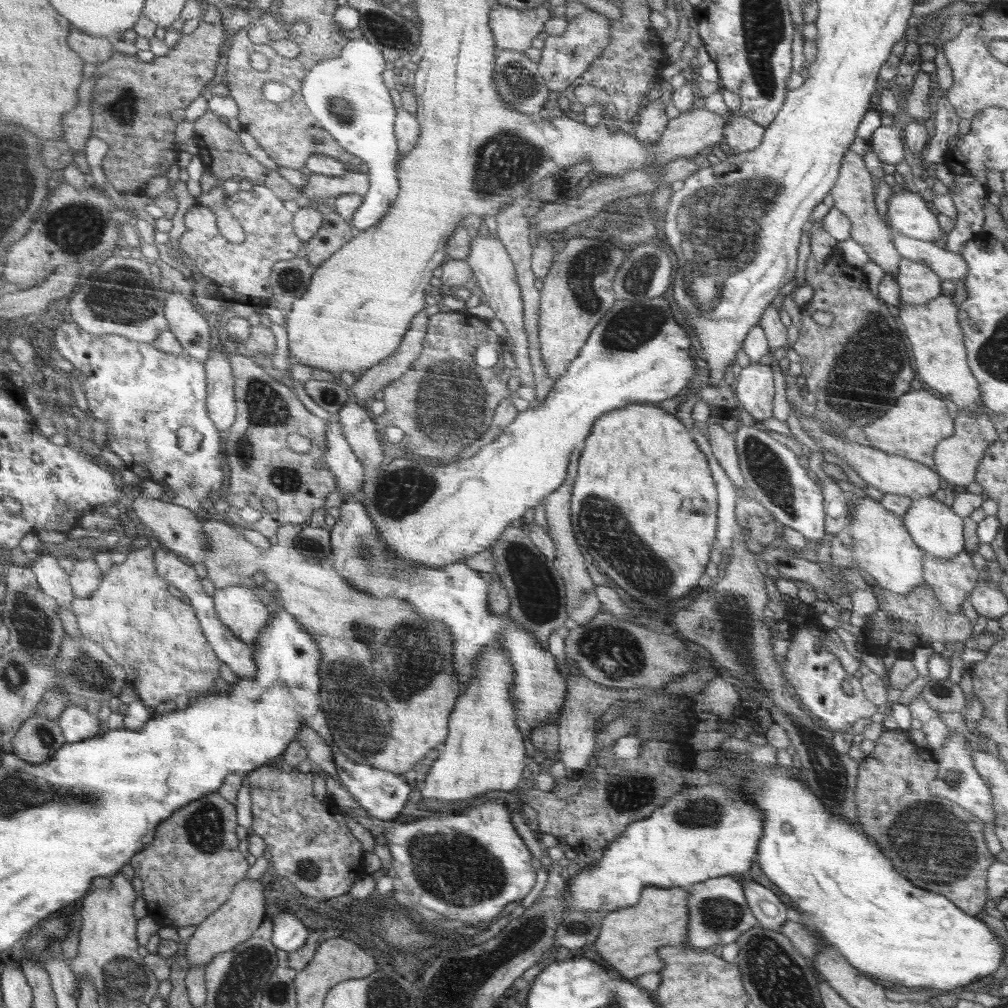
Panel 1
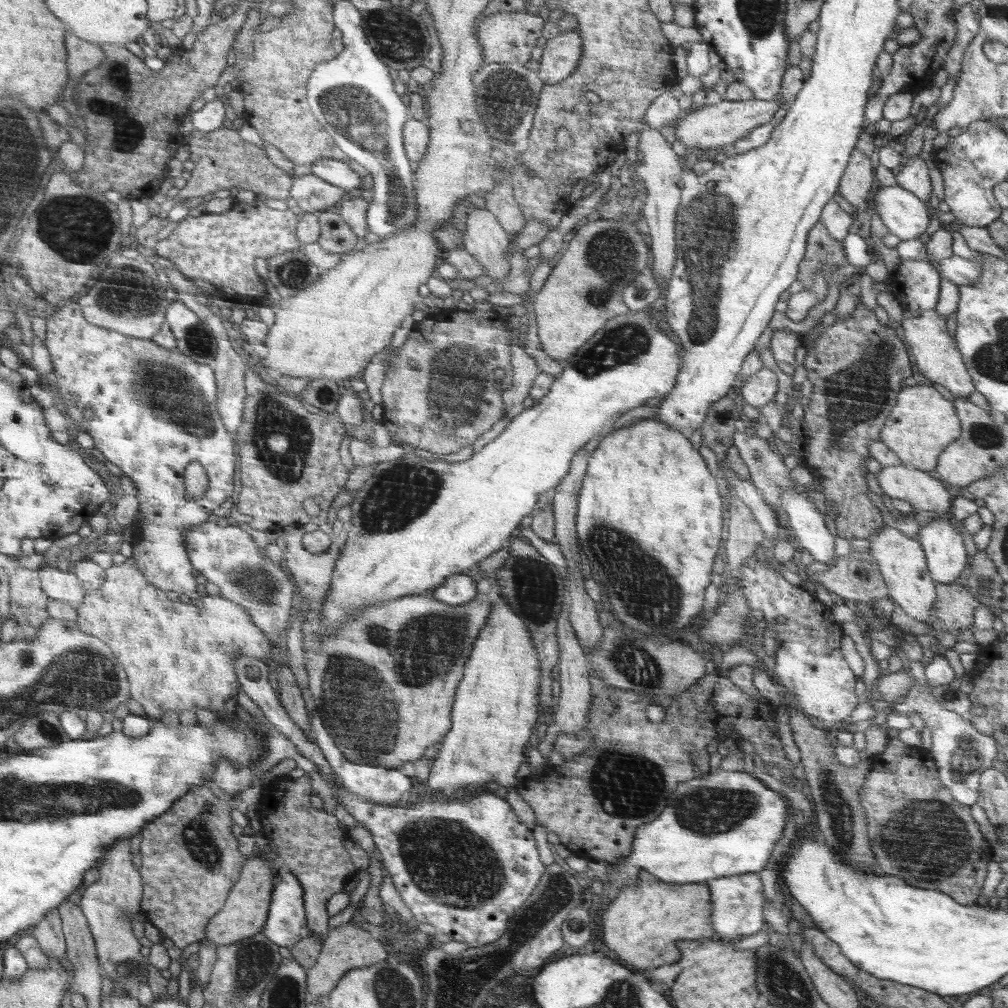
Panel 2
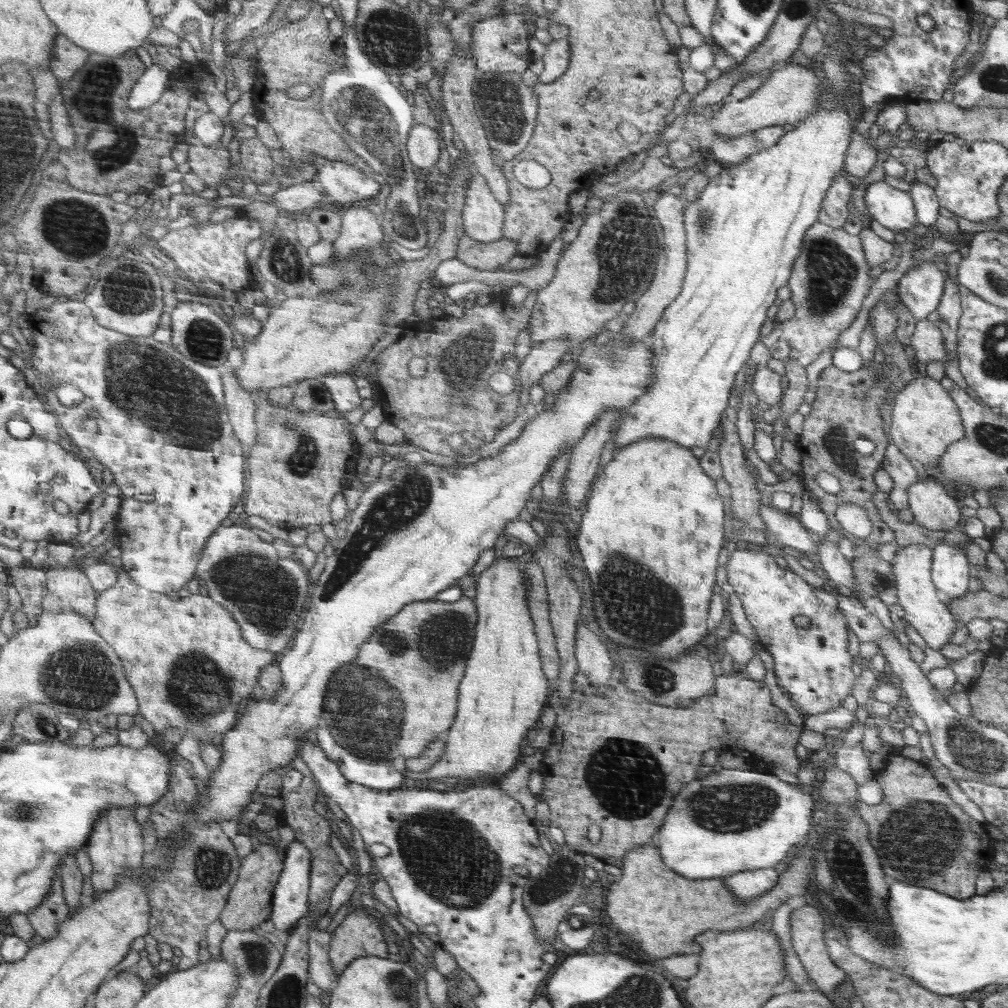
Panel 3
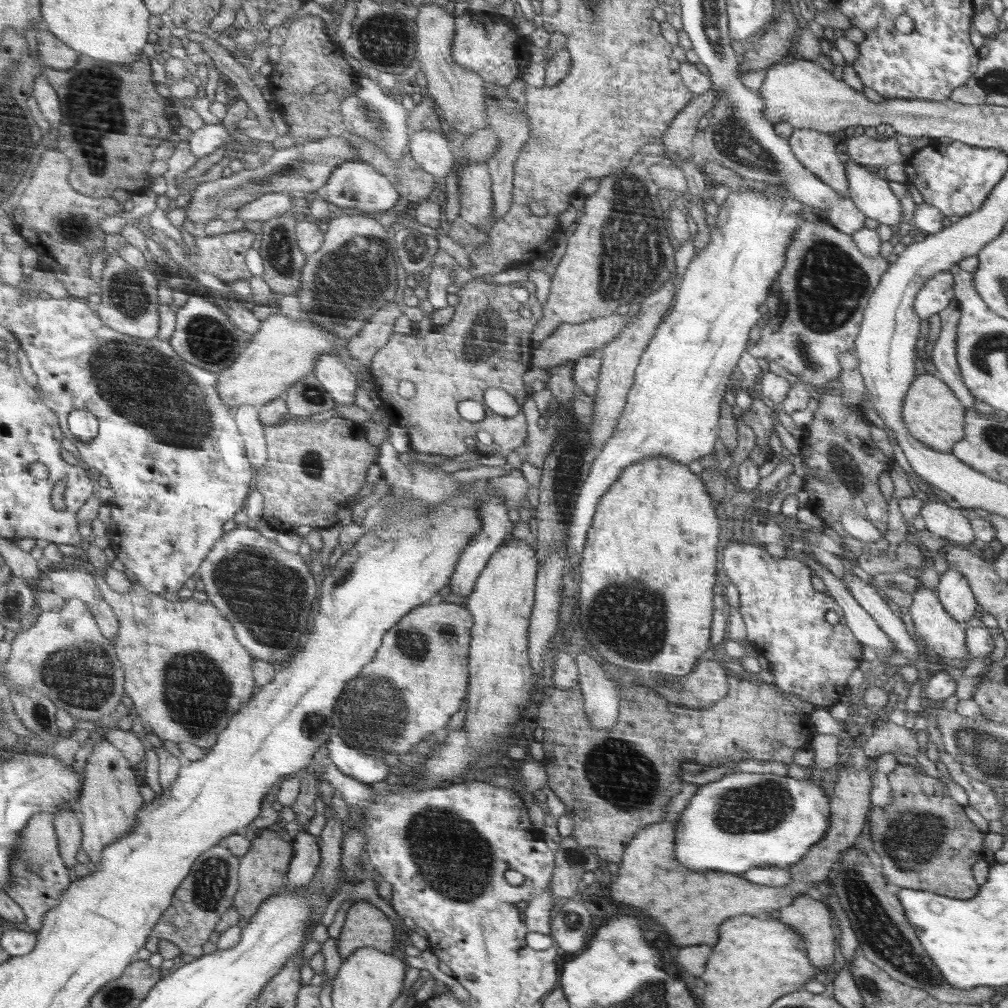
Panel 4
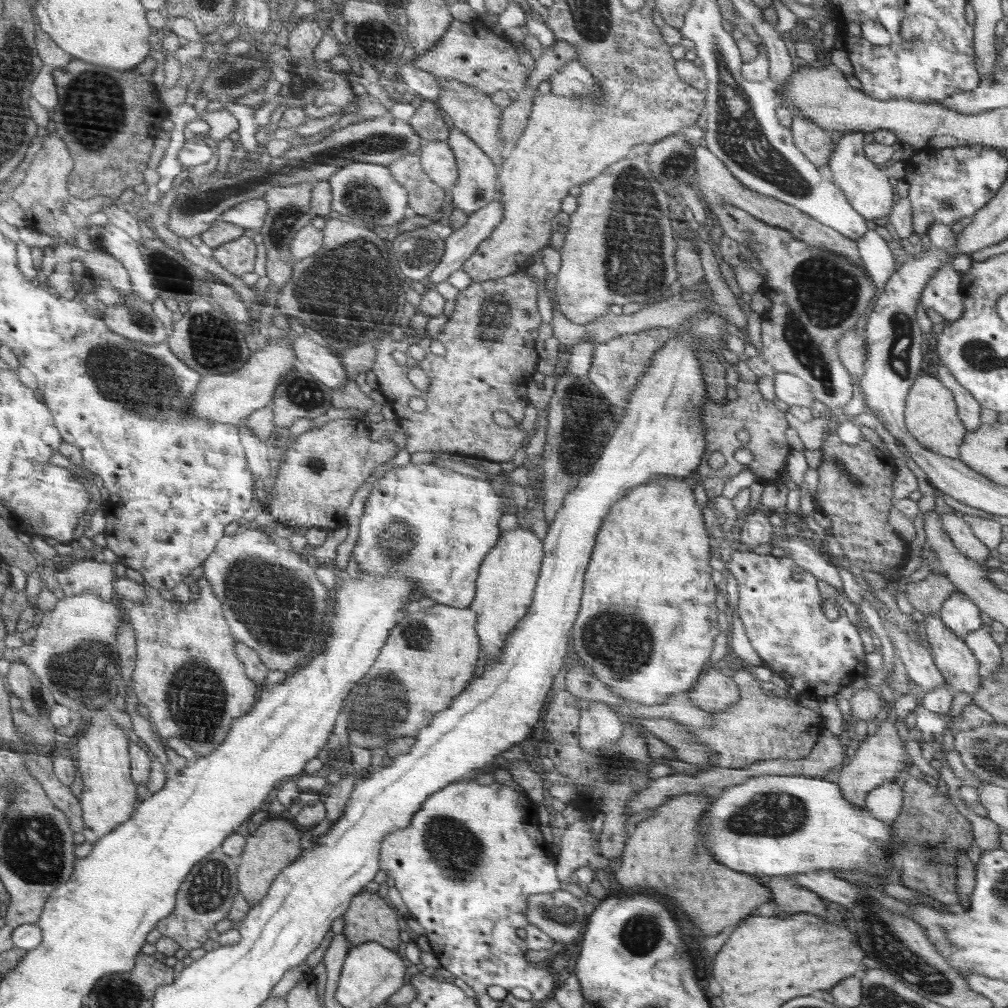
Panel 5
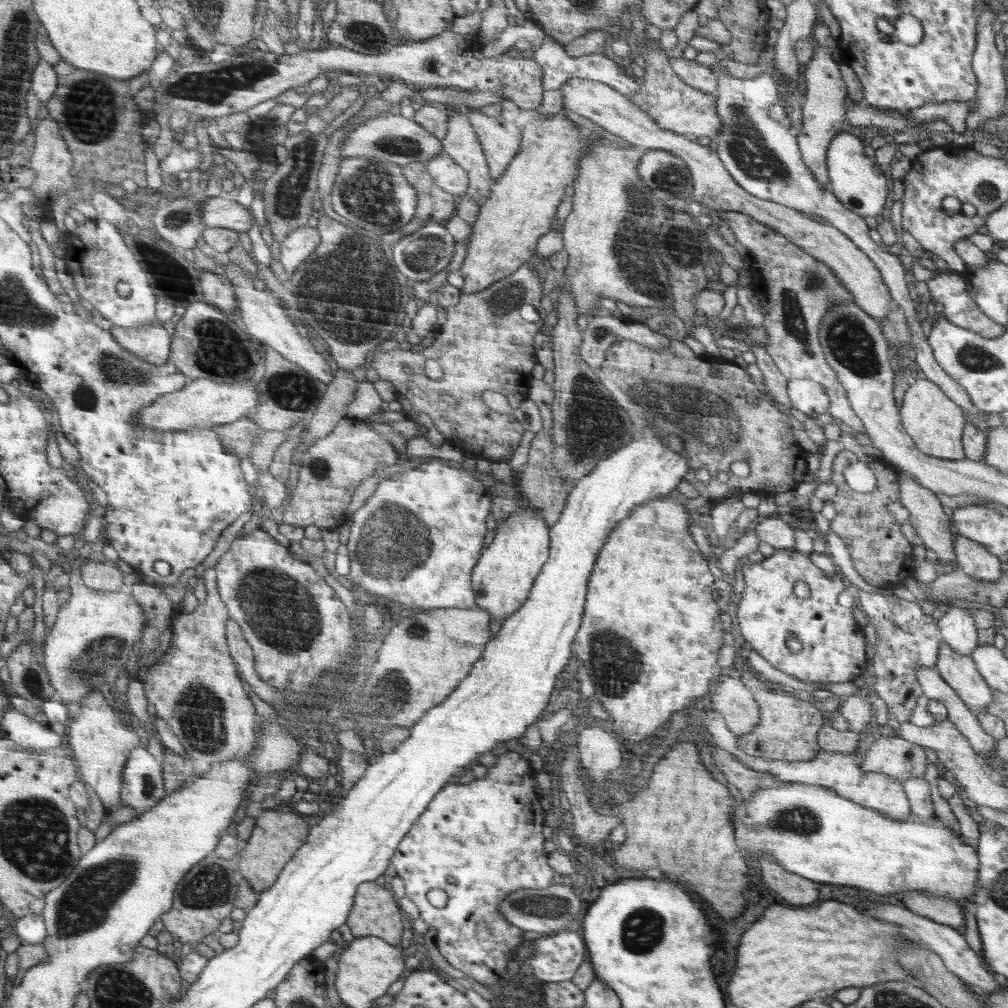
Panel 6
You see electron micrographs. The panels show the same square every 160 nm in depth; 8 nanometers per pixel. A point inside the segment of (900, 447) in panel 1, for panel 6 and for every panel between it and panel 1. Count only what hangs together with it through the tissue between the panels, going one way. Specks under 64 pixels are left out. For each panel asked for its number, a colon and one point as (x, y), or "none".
2: (922, 424)
3: (925, 422)
4: (932, 412)
5: (931, 415)
6: (936, 423)

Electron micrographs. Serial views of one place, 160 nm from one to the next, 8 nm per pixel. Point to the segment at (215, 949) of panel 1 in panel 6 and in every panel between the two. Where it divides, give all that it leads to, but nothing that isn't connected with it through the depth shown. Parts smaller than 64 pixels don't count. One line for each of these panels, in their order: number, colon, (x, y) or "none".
2: (244, 914)
3: (250, 901)
4: (264, 868)
5: (275, 844)
6: (278, 834)

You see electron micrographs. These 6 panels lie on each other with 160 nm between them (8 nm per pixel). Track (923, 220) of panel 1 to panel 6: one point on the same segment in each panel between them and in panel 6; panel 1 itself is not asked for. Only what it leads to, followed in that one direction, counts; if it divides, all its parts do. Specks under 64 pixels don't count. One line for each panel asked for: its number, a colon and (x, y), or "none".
2: (905, 214)
3: (894, 209)
4: (872, 195)
5: (868, 190)
6: (858, 183)

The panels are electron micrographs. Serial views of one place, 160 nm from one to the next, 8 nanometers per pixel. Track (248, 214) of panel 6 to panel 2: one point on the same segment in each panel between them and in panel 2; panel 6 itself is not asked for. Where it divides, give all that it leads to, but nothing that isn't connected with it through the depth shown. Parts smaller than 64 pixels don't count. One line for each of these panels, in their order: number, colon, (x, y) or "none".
2: (312, 194)
3: (292, 197)
4: (271, 205)
5: (251, 214)

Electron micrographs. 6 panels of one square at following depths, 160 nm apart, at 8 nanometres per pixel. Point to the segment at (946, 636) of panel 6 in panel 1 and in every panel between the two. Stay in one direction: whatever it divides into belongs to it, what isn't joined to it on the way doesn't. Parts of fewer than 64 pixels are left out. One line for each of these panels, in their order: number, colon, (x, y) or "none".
1: (936, 529)
2: (943, 546)
3: (950, 568)
4: (953, 588)
5: (959, 613)

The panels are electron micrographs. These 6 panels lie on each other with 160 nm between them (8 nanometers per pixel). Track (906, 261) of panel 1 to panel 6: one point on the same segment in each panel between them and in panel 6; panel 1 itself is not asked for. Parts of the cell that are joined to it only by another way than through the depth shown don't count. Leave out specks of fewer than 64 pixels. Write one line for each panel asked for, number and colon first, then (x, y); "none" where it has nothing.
2: (916, 285)
3: (920, 288)
4: (937, 294)
5: (943, 293)
6: (949, 289)

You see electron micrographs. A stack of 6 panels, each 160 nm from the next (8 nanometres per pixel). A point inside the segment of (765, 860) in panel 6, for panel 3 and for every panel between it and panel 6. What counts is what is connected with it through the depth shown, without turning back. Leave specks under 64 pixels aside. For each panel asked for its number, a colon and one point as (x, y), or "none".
3: (808, 935)
4: (810, 917)
5: (787, 893)

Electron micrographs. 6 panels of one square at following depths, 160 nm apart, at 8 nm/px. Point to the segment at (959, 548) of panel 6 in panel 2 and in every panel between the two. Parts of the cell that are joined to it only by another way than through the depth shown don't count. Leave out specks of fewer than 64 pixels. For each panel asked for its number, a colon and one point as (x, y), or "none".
2: (902, 481)
3: (933, 508)
4: (941, 520)
5: (961, 534)

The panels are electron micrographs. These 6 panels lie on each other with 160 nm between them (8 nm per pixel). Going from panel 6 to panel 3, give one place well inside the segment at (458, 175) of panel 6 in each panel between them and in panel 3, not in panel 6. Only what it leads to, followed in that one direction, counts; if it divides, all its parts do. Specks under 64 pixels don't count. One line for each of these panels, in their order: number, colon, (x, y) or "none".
3: (424, 149)
4: (431, 150)
5: (438, 161)

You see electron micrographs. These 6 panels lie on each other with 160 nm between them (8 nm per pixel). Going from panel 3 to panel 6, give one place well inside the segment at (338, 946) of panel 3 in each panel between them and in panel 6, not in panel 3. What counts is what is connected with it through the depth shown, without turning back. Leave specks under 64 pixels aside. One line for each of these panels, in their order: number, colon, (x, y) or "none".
4: (365, 926)
5: (369, 918)
6: (375, 913)

